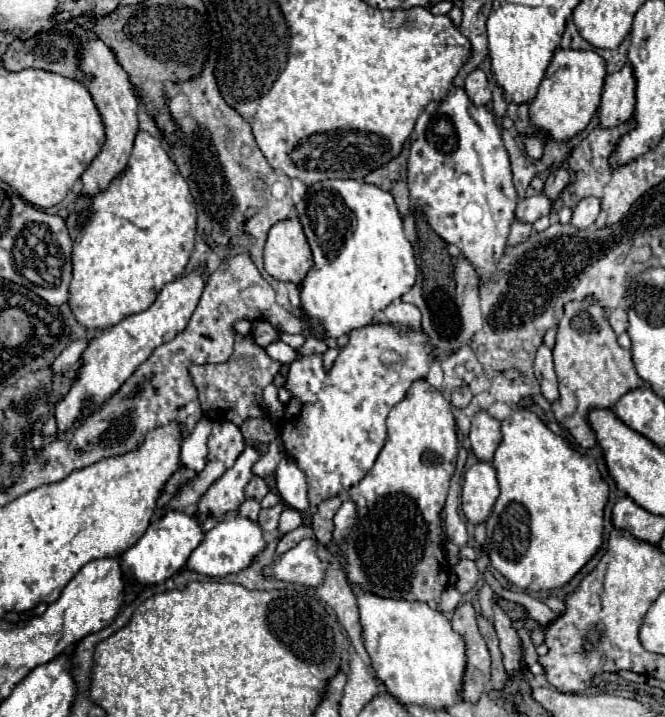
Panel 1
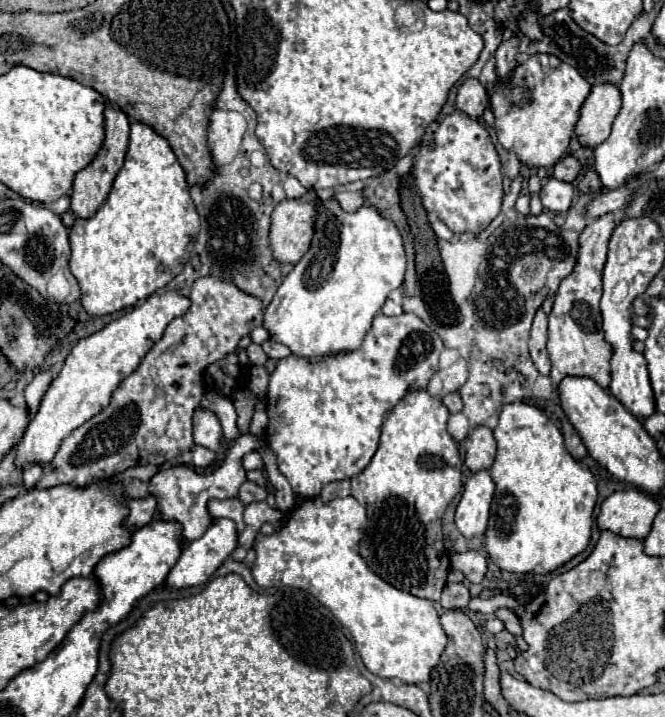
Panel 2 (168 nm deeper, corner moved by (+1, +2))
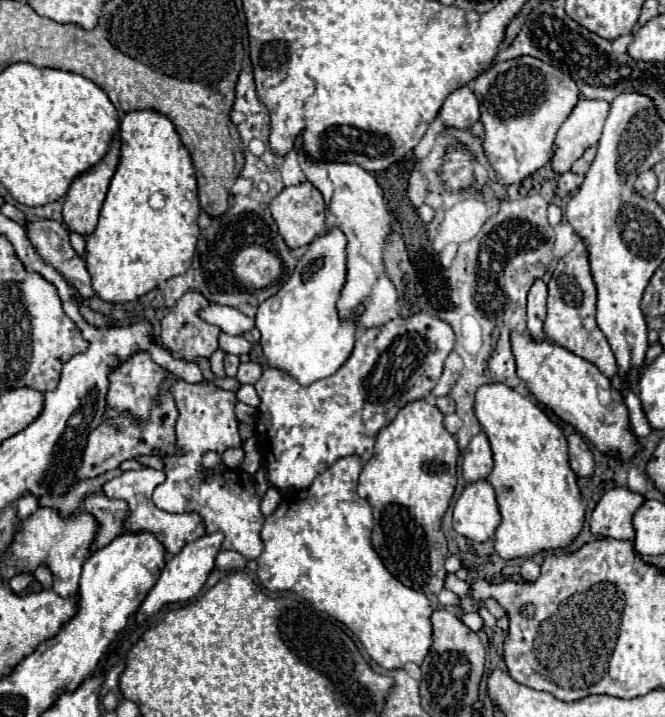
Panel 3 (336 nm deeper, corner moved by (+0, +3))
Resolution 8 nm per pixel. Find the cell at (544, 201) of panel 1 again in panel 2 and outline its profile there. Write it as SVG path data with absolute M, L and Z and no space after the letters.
M549 178L547 184L541 188L539 196L541 196L541 204L545 210L555 212L555 214L565 214L571 206L573 186L569 182Z

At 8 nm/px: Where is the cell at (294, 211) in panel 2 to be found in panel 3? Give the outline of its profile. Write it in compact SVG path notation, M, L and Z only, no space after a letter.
M310 181L292 185L292 187L284 187L282 193L272 199L270 211L272 211L272 217L290 249L310 243L314 237L318 237L326 229L326 223L324 223L326 221L326 205L324 205L322 193Z

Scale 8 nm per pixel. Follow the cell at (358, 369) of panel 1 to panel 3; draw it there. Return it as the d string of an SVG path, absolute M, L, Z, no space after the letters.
M416 313L412 317L398 317L380 327L370 327L362 335L356 337L354 349L344 365L330 377L318 379L308 387L300 387L290 375L278 369L264 369L260 381L254 385L260 397L258 405L258 421L256 421L256 443L258 451L268 465L268 479L278 489L304 489L310 487L314 477L322 473L334 461L360 455L368 461L374 453L374 441L382 427L386 427L408 401L424 399L436 385L442 375L444 361L448 353L454 349L454 331L452 327L432 317L430 313Z

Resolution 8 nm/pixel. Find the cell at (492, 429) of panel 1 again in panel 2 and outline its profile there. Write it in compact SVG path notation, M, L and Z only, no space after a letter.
M477 426L465 440L465 464L471 472L489 470L495 460L497 442L493 430L487 426Z

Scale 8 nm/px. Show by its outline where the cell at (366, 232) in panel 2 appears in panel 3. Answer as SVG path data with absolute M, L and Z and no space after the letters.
M330 229L328 235L316 237L310 243L310 249L298 259L294 273L282 285L282 289L258 305L256 327L260 331L262 355L270 369L282 369L290 373L290 377L294 377L300 385L310 385L316 379L328 377L342 367L342 363L352 353L358 333L356 317L352 317L350 321L342 321L336 311L336 301L340 297L344 281L346 281L346 237L340 229Z

